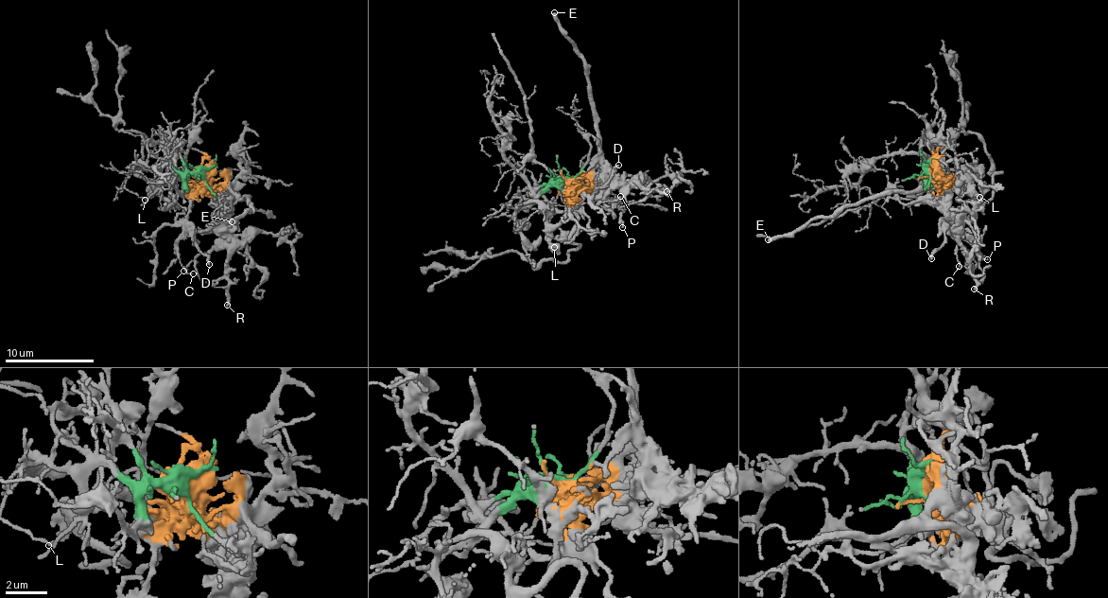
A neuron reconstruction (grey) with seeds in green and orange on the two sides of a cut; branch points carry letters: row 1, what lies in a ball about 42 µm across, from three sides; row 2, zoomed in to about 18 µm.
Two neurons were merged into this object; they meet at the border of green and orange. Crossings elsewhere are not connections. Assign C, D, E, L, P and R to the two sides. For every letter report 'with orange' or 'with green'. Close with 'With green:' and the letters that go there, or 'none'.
C: with orange
D: with orange
E: with orange
L: with green
P: with orange
R: with orange
With green: L

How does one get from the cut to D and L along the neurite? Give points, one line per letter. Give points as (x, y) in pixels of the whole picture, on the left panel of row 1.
D: (202, 174), (186, 222), (195, 245), (210, 265)
L: (200, 174), (183, 173), (170, 166), (163, 170), (164, 180), (150, 184), (149, 196), (145, 200)

